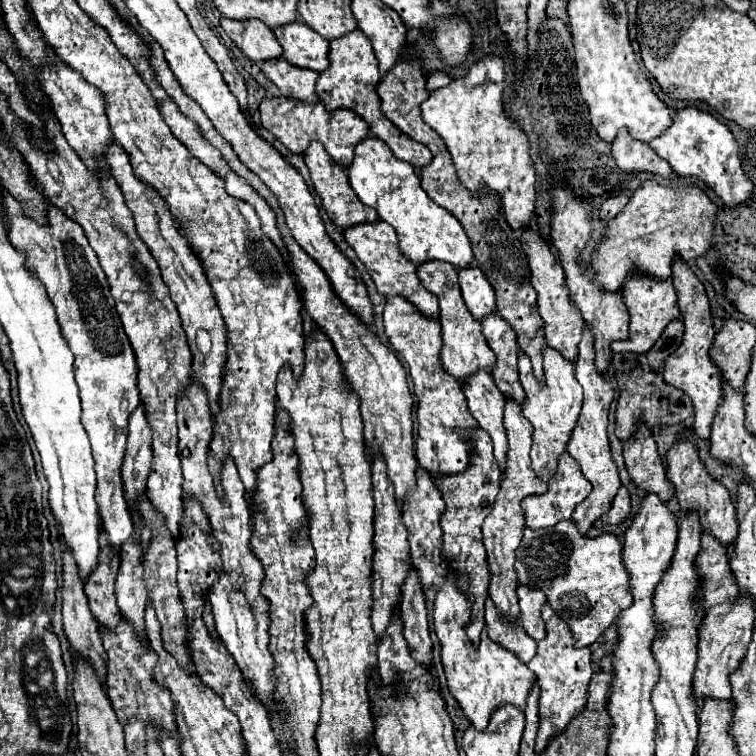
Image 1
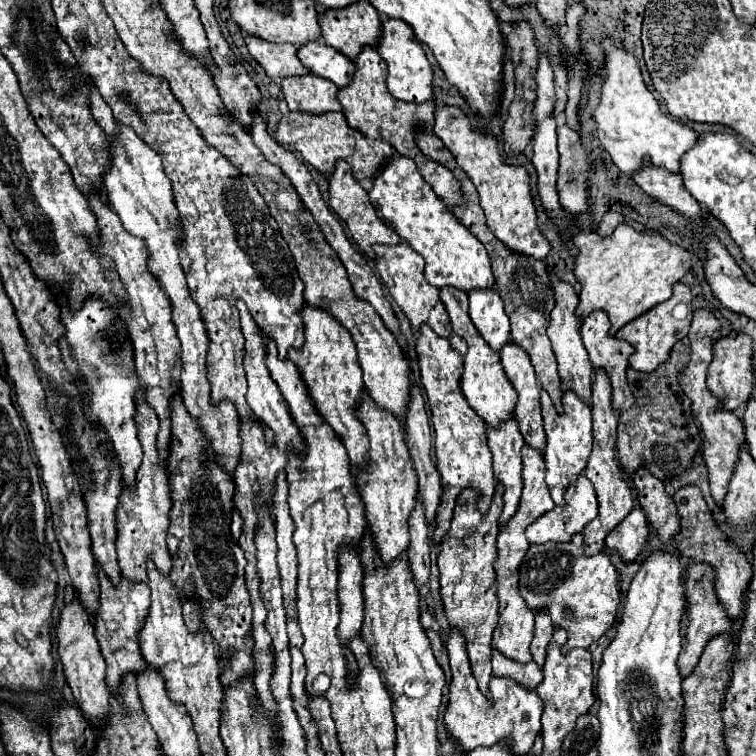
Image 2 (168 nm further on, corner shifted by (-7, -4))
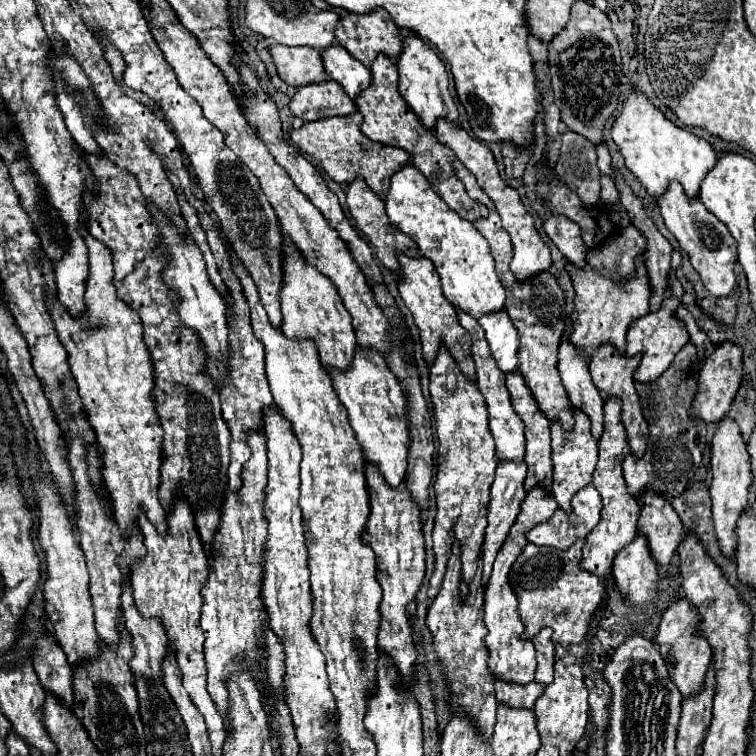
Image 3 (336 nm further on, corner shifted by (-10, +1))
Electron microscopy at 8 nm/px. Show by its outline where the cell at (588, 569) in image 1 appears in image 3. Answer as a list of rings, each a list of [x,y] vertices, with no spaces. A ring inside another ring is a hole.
[[[576,541],[570,549],[540,547],[528,543],[522,555],[514,561],[508,581],[518,595],[518,613],[526,625],[524,637],[532,639],[542,627],[554,629],[554,641],[568,647],[584,643],[590,631],[590,621],[600,611],[606,599],[606,581],[580,567],[582,541]]]

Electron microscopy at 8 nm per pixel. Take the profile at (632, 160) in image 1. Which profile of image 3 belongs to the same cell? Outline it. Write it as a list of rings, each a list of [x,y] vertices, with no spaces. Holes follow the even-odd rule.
[[[670,181],[666,193],[658,197],[658,207],[664,217],[666,227],[670,233],[678,239],[680,247],[690,255],[690,261],[694,269],[700,273],[704,287],[716,295],[716,297],[728,297],[734,287],[736,287],[736,273],[734,273],[734,264],[737,258],[736,241],[728,233],[728,229],[720,223],[716,215],[712,215],[704,203],[698,197],[686,195],[682,185],[678,181]]]

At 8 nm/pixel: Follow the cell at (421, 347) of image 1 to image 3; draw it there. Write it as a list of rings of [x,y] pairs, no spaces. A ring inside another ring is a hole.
[[[440,343],[436,359],[430,363],[430,397],[434,405],[436,417],[436,433],[438,433],[438,467],[436,467],[436,519],[434,519],[434,553],[436,553],[436,571],[430,579],[428,597],[436,597],[440,591],[440,583],[446,571],[446,563],[450,557],[450,531],[454,529],[456,539],[462,549],[462,567],[464,579],[472,581],[476,573],[476,561],[482,549],[484,529],[488,525],[488,501],[490,501],[490,485],[494,481],[496,469],[496,449],[494,439],[488,429],[488,411],[484,405],[482,393],[476,389],[476,381],[468,379],[458,363],[452,359],[444,343]]]

